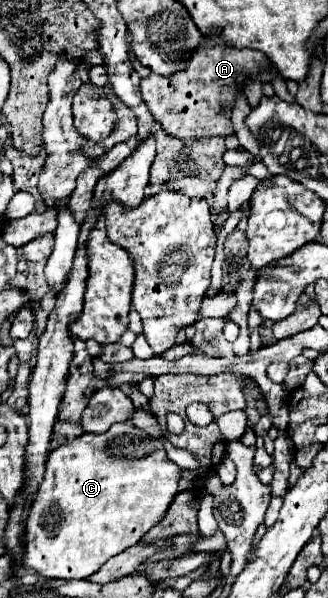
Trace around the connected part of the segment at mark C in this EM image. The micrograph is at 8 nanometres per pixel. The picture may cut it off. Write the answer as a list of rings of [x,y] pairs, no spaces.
[[[115,423],[101,435],[85,433],[57,447],[49,453],[45,477],[29,509],[23,565],[47,579],[87,579],[107,559],[139,543],[165,517],[173,497],[179,493],[179,479],[181,469],[167,457],[163,443],[131,423]]]

